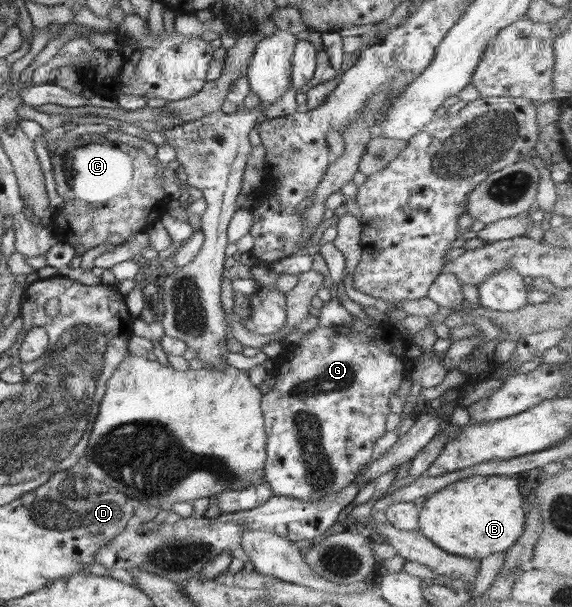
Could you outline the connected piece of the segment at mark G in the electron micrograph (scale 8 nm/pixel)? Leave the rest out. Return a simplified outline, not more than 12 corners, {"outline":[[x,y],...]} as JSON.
{"outline":[[351,317],[277,357],[264,481],[321,499],[386,434],[410,342]]}

